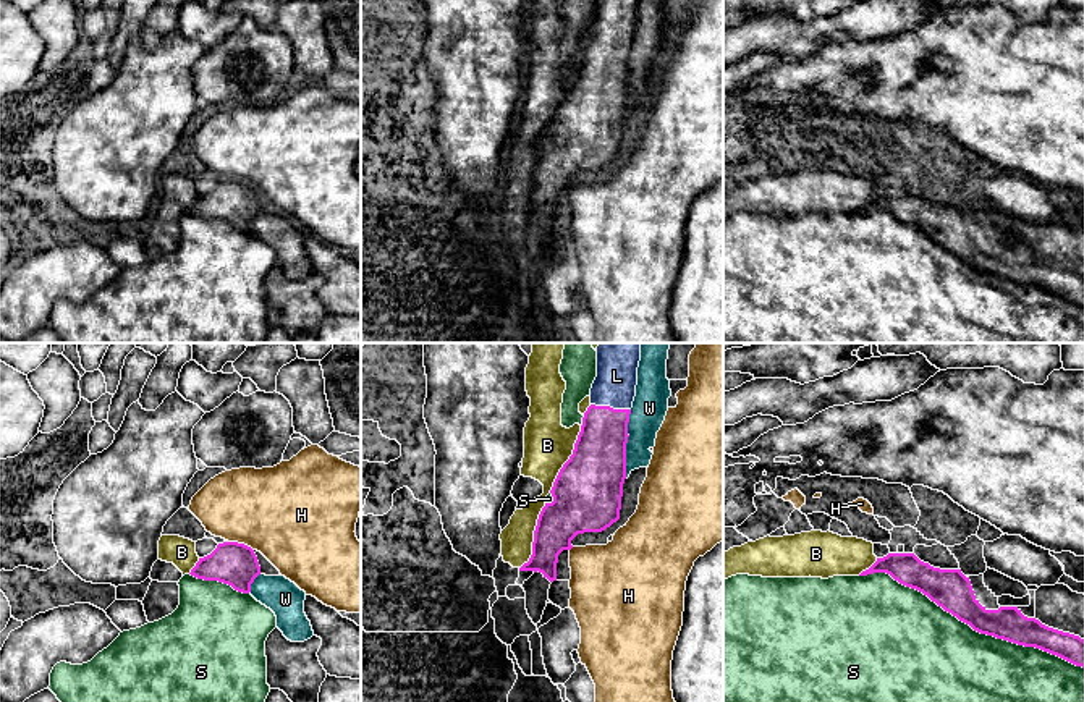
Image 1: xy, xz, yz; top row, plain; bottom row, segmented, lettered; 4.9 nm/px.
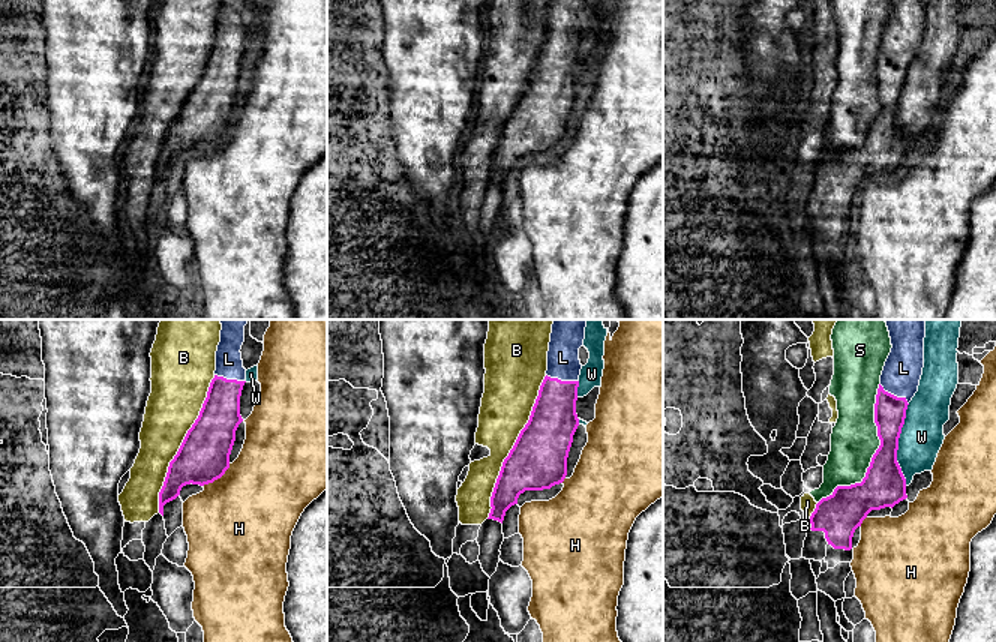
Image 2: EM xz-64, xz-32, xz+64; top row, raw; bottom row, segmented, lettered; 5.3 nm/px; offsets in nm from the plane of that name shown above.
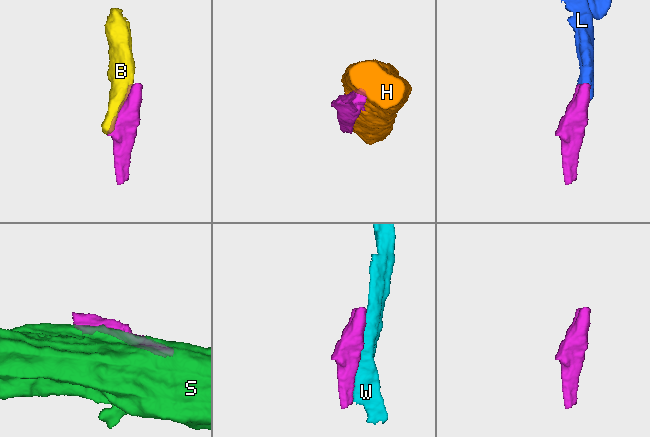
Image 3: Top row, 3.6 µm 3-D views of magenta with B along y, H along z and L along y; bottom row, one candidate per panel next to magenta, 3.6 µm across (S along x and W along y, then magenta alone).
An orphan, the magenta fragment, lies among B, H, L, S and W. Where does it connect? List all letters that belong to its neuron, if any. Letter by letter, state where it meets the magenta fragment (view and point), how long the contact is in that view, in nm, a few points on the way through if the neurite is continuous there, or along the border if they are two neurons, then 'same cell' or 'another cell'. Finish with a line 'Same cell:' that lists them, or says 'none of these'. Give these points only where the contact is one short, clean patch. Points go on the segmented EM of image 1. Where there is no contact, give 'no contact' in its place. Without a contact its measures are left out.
B: xz (568, 460) | 380 nm | another cell
H: xy (241, 544) | 140 nm | another cell
L: xz (609, 406) | 200 nm | across xz (599, 455), (609, 406), (617, 379), (618, 358) | same cell
S: yz (971, 626) | 1200 nm | another cell
W: xz (626, 442) | 340 nm | another cell
Same cell: L

